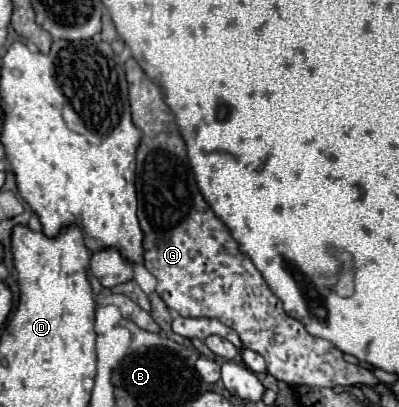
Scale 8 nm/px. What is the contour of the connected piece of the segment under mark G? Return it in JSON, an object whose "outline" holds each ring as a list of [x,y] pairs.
{"outline":[[[126,61],[126,79],[130,93],[130,109],[134,125],[144,133],[138,155],[136,155],[136,191],[138,191],[138,219],[144,231],[144,265],[158,279],[156,293],[164,299],[164,303],[182,317],[214,317],[224,325],[238,331],[246,349],[260,353],[266,359],[266,371],[274,375],[278,381],[286,381],[290,385],[310,385],[310,387],[336,387],[336,385],[376,385],[378,379],[370,369],[362,365],[352,365],[344,361],[344,353],[336,349],[330,341],[312,337],[304,325],[290,317],[282,301],[268,289],[264,277],[254,267],[252,259],[240,251],[238,241],[232,237],[230,229],[210,211],[210,205],[204,201],[196,181],[192,167],[188,163],[186,145],[176,127],[174,113],[164,103],[162,91],[154,85],[142,67],[134,61]]]}

